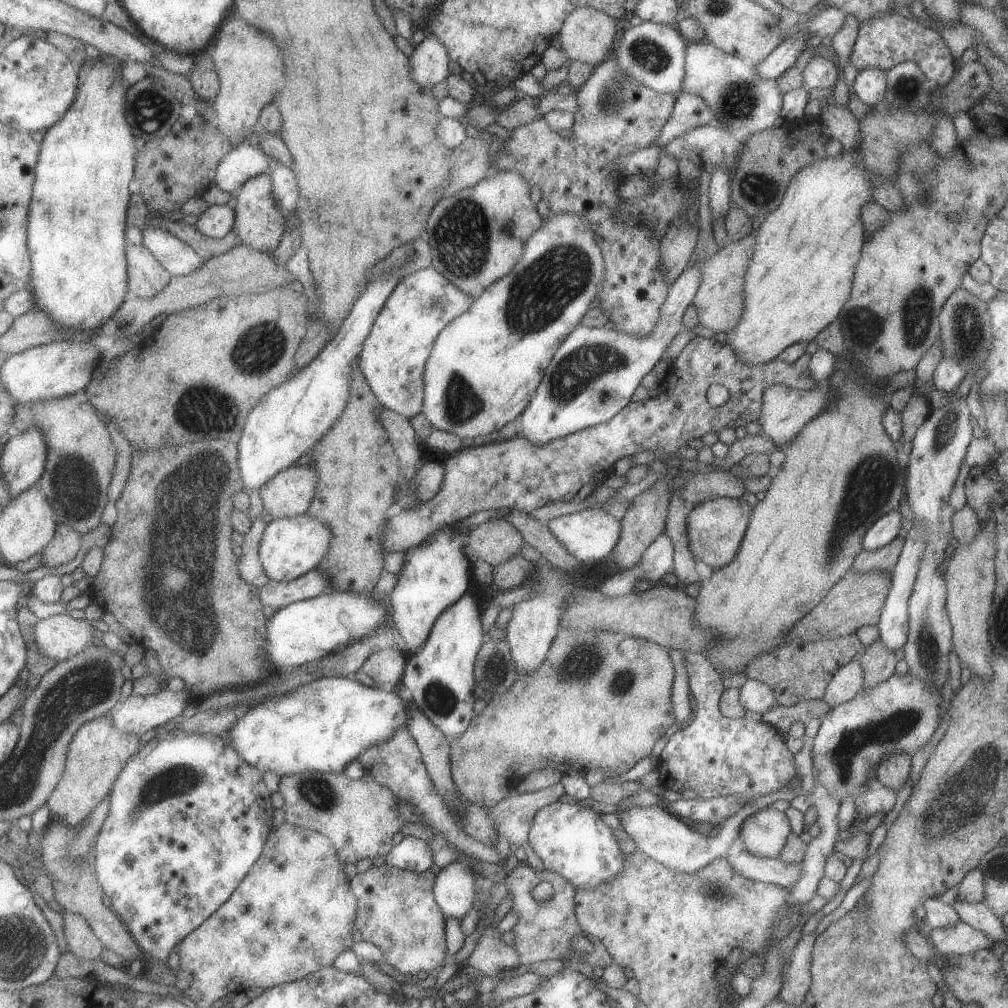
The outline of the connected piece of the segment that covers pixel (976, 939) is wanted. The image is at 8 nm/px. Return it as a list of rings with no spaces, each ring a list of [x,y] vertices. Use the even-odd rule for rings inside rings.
[[[962,921],[949,928],[932,928],[928,941],[938,954],[944,956],[961,956],[990,949],[994,942]]]

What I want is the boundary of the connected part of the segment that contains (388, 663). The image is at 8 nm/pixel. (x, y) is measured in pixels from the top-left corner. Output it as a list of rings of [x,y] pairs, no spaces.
[[[385,648],[375,652],[362,667],[362,671],[374,680],[375,684],[390,684],[400,687],[405,675],[408,655],[404,651]]]

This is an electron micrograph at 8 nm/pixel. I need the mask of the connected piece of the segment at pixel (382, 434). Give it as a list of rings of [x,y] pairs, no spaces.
[[[360,360],[353,366],[353,386],[347,410],[341,416],[341,424],[333,426],[333,432],[325,436],[319,446],[317,470],[321,472],[321,488],[317,488],[317,500],[311,514],[329,520],[337,528],[337,544],[325,556],[320,567],[331,572],[335,592],[361,592],[371,594],[385,570],[385,542],[383,530],[389,522],[387,510],[397,500],[401,483],[401,464],[387,428],[380,424],[379,412],[383,404],[365,379]]]

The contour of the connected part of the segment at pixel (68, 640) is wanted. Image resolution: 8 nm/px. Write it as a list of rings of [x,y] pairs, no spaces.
[[[57,614],[35,624],[35,642],[43,656],[59,663],[80,654],[92,644],[95,630],[88,620]]]

